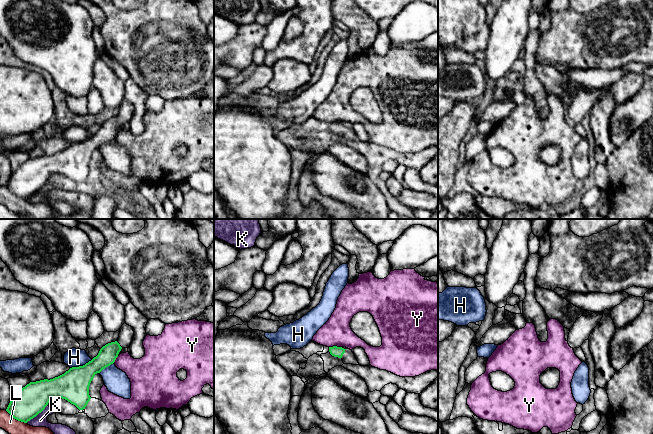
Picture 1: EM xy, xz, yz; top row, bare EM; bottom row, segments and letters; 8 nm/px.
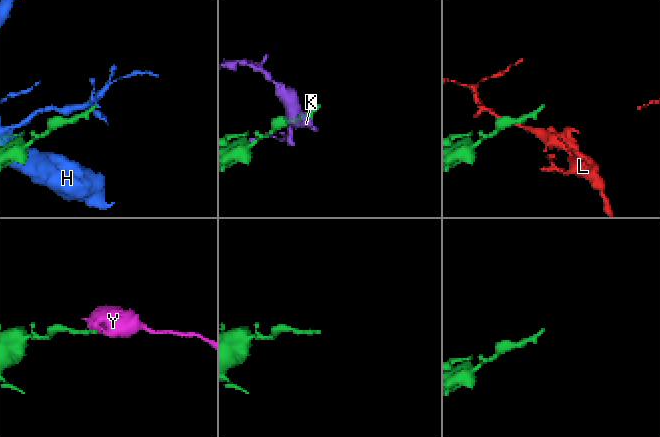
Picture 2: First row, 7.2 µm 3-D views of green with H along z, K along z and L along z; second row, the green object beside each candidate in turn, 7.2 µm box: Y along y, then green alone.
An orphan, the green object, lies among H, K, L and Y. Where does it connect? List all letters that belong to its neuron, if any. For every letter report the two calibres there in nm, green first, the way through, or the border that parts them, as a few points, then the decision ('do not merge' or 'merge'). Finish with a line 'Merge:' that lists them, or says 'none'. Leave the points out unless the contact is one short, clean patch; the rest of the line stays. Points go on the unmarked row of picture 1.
H: calibres 260 and 150 nm; do not merge
K: calibres 240 and 110 nm; do not merge
L: calibres 240 and 180 nm; do not merge
Y: calibres 90 and 220 nm; border xz (341, 122), (329, 123); do not merge
Merge: none

